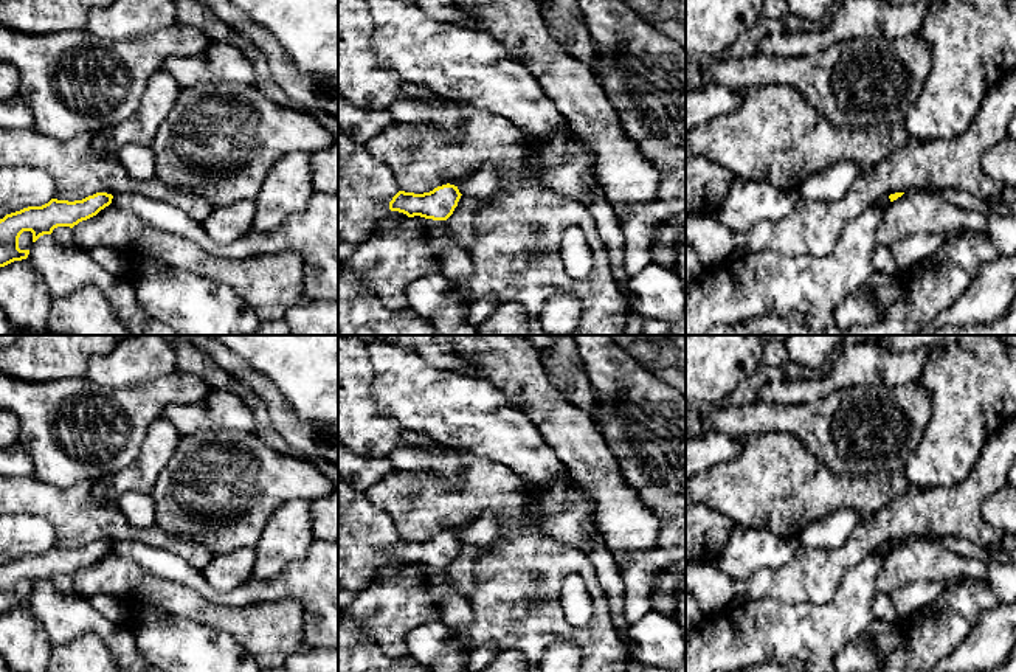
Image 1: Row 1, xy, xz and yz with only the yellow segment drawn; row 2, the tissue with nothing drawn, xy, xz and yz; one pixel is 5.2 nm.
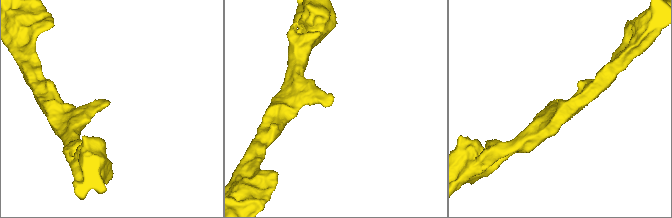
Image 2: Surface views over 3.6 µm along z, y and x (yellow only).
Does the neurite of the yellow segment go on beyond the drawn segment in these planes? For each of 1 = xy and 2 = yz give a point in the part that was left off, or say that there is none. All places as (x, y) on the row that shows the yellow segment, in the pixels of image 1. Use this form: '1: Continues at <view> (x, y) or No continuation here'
1: No continuation here
2: No continuation here

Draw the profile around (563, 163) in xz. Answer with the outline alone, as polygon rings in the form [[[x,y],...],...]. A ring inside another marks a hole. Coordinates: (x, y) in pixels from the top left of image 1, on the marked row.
[[[571,129],[555,132],[544,144],[529,141],[527,177],[544,183],[562,197],[586,205],[591,199],[588,177],[594,177],[594,157]]]

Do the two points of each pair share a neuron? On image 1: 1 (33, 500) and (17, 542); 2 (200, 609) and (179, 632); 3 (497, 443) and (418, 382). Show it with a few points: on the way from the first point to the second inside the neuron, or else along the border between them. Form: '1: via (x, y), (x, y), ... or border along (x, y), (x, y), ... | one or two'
1: border along (16, 514), (42, 516), (51, 525), (56, 537) | two
2: border along (155, 606), (224, 632) | two
3: via (476, 422), (467, 413), (459, 413), (438, 402) | one

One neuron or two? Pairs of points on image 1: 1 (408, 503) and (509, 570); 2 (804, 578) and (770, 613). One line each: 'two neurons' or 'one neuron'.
1: one neuron
2: two neurons

